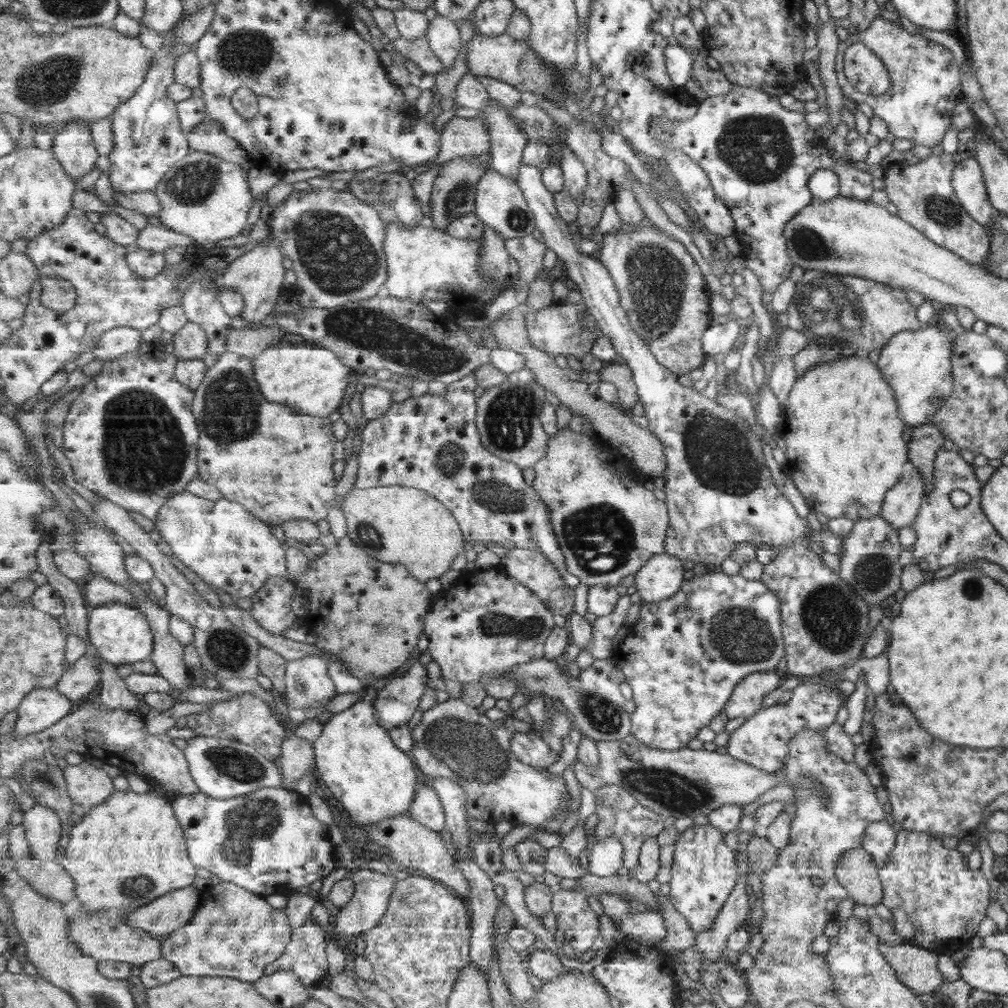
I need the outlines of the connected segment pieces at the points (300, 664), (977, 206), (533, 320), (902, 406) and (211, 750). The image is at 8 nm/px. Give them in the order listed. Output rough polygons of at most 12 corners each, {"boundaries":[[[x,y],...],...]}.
{"boundaries":[[[322,656],[288,662],[284,696],[307,709],[337,688]],[[975,158],[956,160],[950,185],[977,224],[994,213]],[[555,302],[529,311],[533,346],[553,358],[591,353],[588,306]],[[893,334],[875,365],[899,418],[929,423],[951,395],[953,336]],[[191,737],[200,792],[227,800],[280,787],[279,765],[249,743]]]}

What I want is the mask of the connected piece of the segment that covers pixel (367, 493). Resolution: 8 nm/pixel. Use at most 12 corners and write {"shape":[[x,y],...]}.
{"shape":[[351,488],[347,535],[421,583],[465,550],[453,511],[424,490]]}

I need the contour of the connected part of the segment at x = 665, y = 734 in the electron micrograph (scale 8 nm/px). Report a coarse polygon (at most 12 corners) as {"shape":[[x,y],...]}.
{"shape":[[710,570],[617,648],[632,734],[683,749],[784,657],[760,581]]}

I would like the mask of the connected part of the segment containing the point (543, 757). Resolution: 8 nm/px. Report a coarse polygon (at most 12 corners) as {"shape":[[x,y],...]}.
{"shape":[[534,732],[512,740],[521,761],[547,768],[557,762],[551,746]]}

